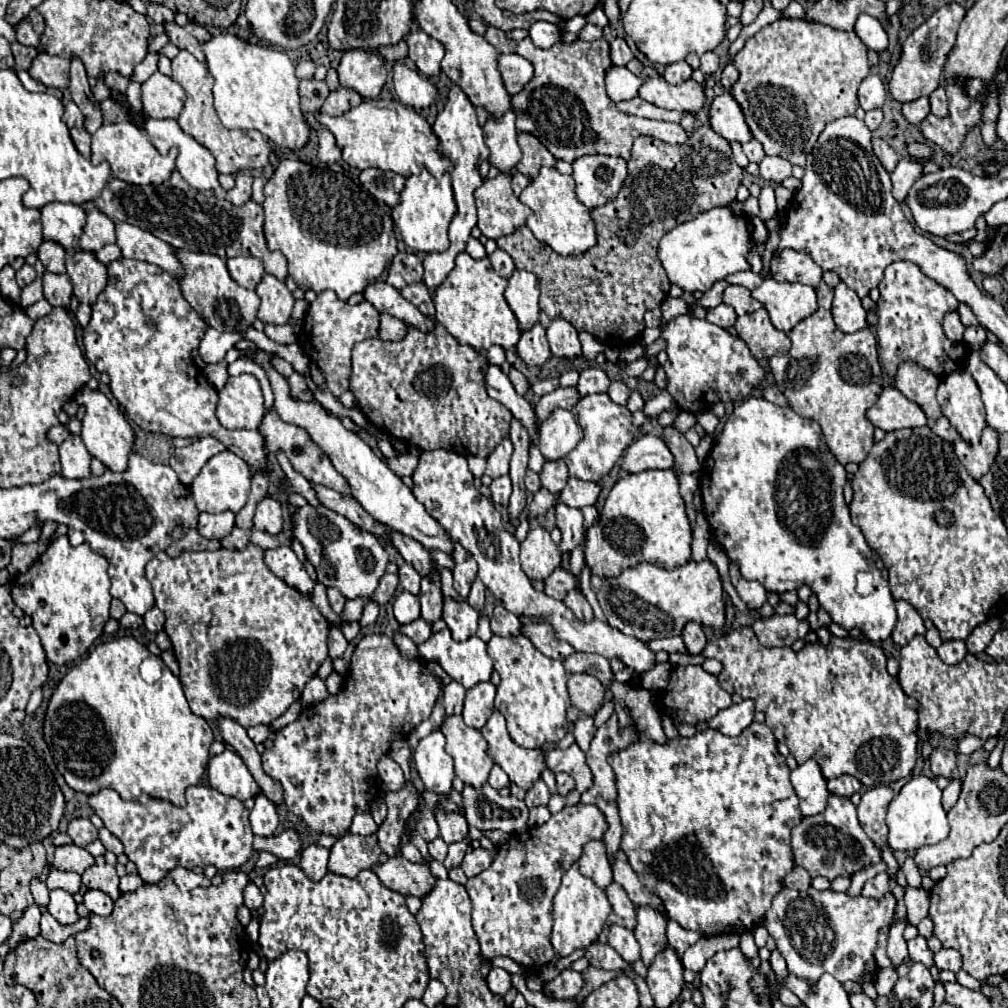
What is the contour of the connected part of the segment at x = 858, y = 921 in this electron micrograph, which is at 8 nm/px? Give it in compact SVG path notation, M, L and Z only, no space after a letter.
M810 886L808 892L804 892L804 894L796 890L796 898L794 898L794 890L784 888L772 900L772 906L766 912L762 924L768 928L770 936L774 936L776 948L788 962L790 974L796 974L798 978L810 982L812 990L816 990L816 982L820 980L822 974L832 974L840 984L844 984L848 980L864 982L864 980L874 978L874 972L868 972L868 968L876 970L874 950L878 946L878 932L892 924L896 904L898 904L898 900L894 898L892 892L886 892L884 898L876 900L876 898L864 898L864 896L850 896L848 892L834 892L834 890L820 892Z

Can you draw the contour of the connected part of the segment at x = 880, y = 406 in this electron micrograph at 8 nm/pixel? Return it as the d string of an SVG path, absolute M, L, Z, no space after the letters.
M888 386L882 390L878 402L866 412L868 420L882 428L884 432L900 428L918 428L926 424L924 412L912 400L908 400L900 390Z

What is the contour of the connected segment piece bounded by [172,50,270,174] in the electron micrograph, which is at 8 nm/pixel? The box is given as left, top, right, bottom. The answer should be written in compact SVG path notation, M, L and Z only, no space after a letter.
M182 50L172 60L172 80L178 82L186 90L186 104L178 118L180 128L190 134L198 144L206 146L212 156L216 158L216 170L220 174L234 174L240 170L254 170L264 168L268 164L268 140L258 130L228 130L222 126L220 118L216 116L216 110L212 106L212 84L214 78L210 76L206 64L198 62L190 52Z

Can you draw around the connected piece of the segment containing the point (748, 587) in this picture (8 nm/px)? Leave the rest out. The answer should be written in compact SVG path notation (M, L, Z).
M730 566L730 578L732 578L732 584L734 584L738 596L742 598L742 602L750 610L760 610L762 604L766 602L764 586L760 586L760 582L750 582L750 580L740 578L740 572L736 570L736 566Z

